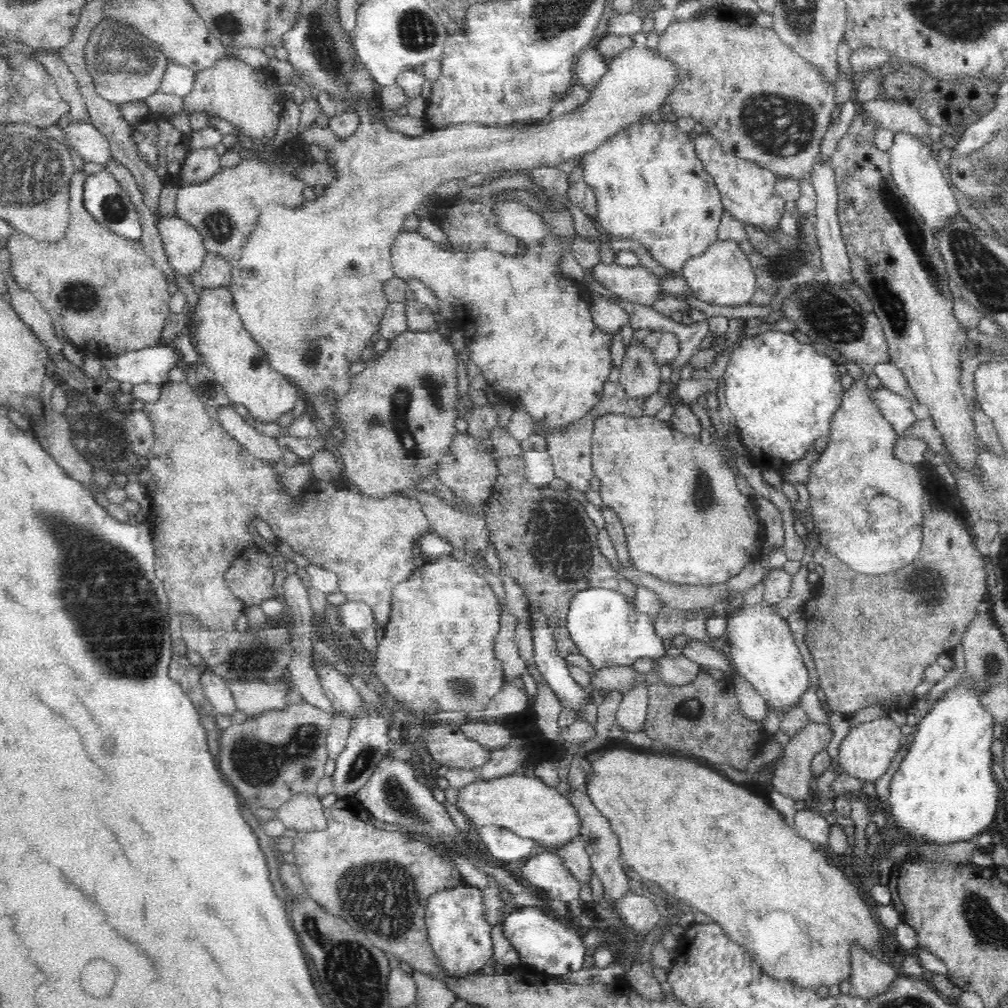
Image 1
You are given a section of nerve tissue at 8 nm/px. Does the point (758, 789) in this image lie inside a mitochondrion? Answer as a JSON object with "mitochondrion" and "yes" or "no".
{"mitochondrion":"no"}

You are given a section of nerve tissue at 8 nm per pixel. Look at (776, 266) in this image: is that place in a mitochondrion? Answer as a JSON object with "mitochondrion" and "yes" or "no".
{"mitochondrion":"no"}

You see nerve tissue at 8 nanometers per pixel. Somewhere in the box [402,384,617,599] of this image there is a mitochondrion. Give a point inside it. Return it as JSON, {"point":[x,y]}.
{"point":[554,539]}

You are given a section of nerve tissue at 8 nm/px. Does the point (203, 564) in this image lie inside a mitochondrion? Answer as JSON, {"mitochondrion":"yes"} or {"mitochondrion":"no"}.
{"mitochondrion":"no"}

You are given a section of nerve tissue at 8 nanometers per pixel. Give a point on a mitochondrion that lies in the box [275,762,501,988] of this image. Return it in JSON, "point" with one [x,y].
{"point":[359,886]}

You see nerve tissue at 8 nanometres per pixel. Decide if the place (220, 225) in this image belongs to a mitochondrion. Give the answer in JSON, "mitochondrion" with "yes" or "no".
{"mitochondrion":"yes"}

